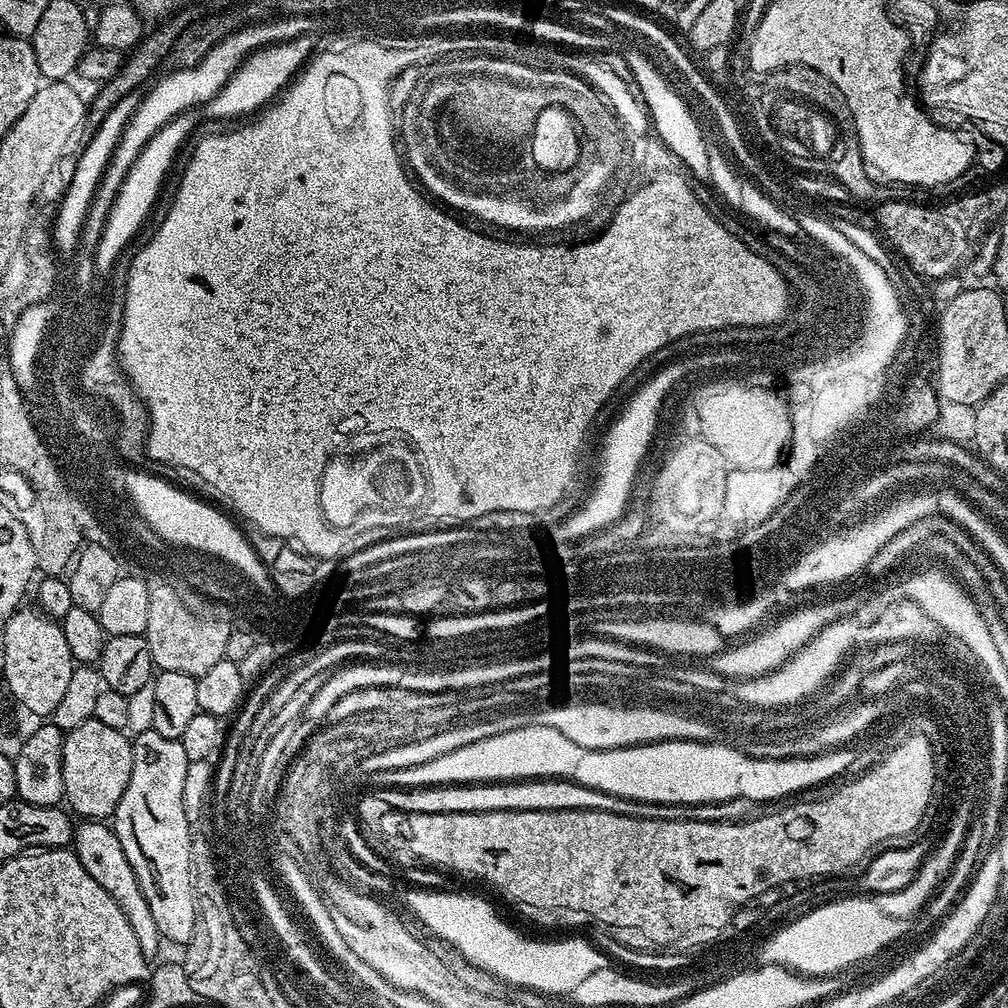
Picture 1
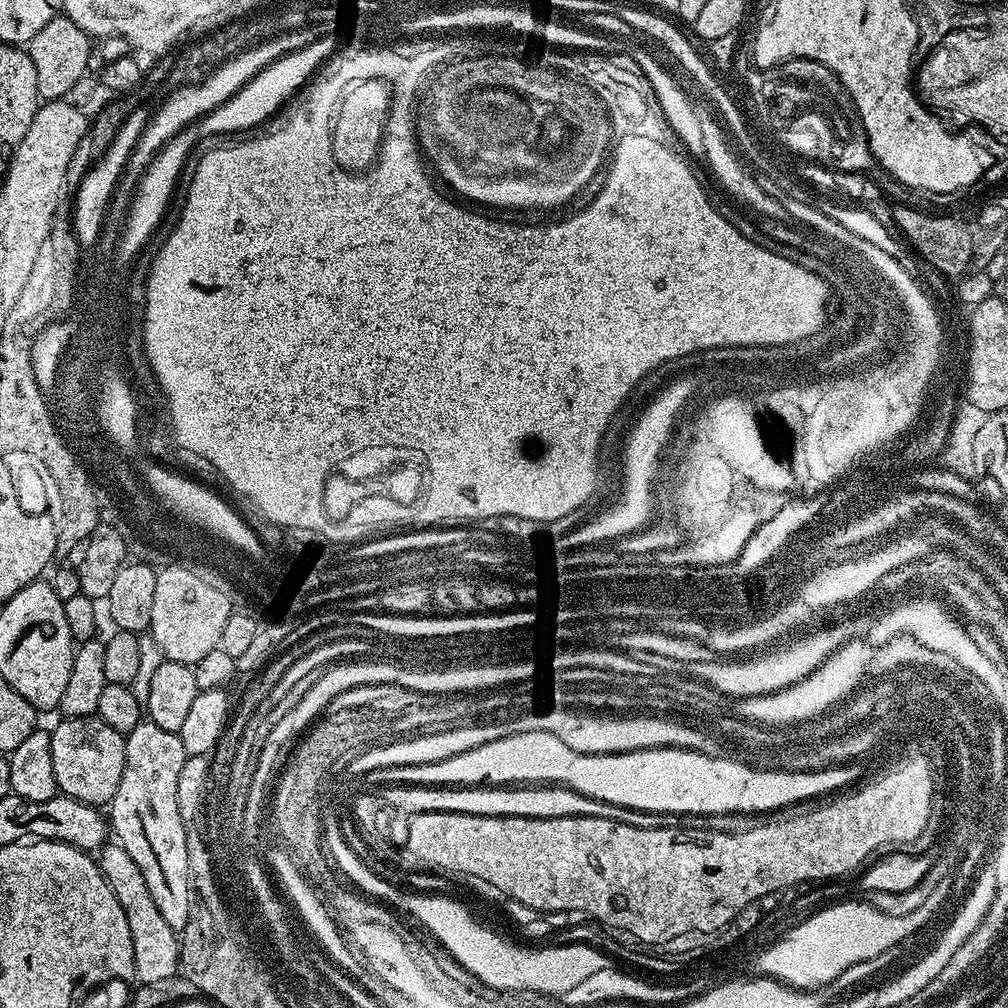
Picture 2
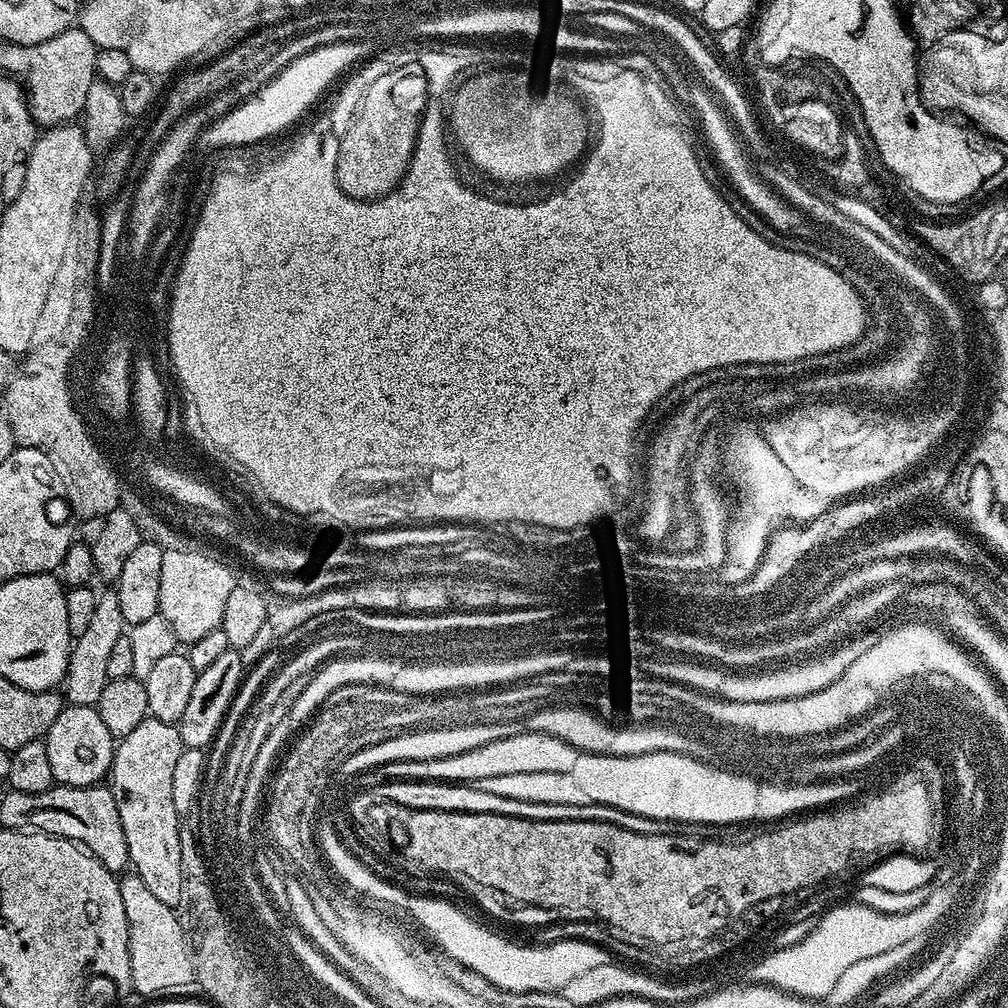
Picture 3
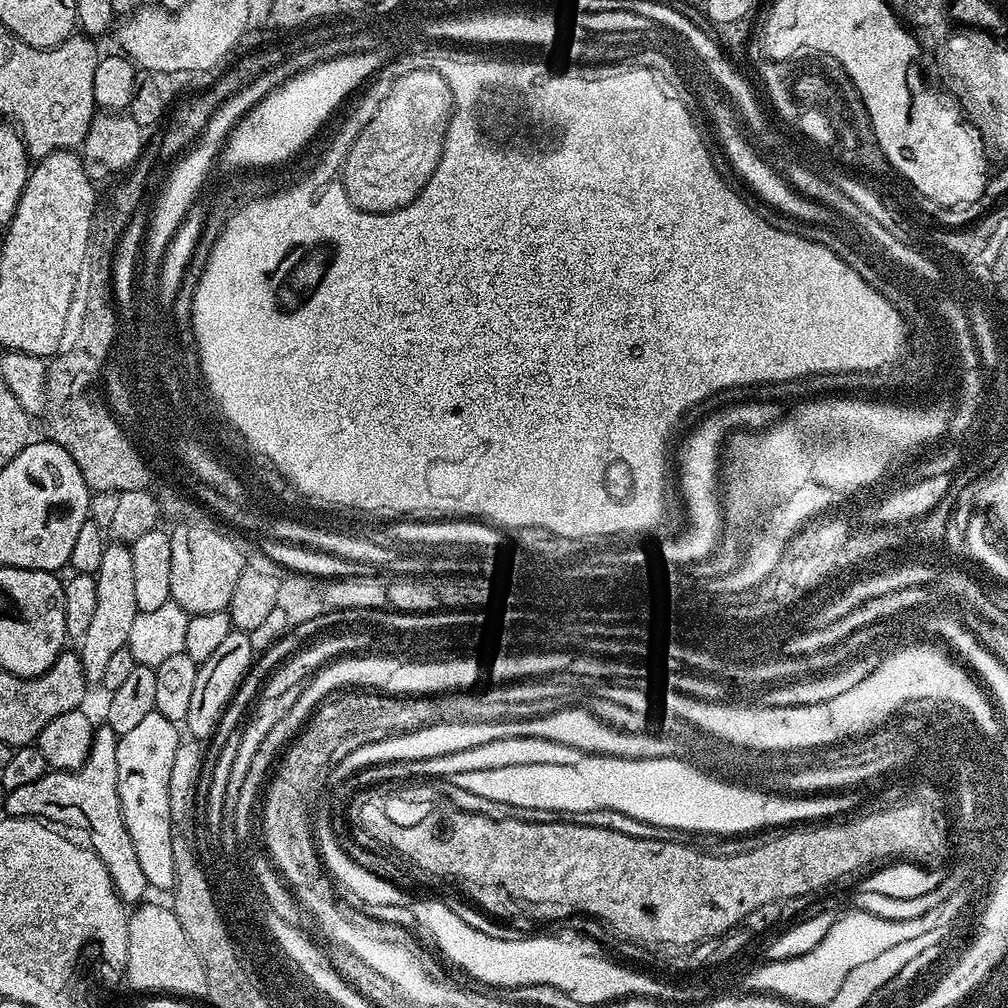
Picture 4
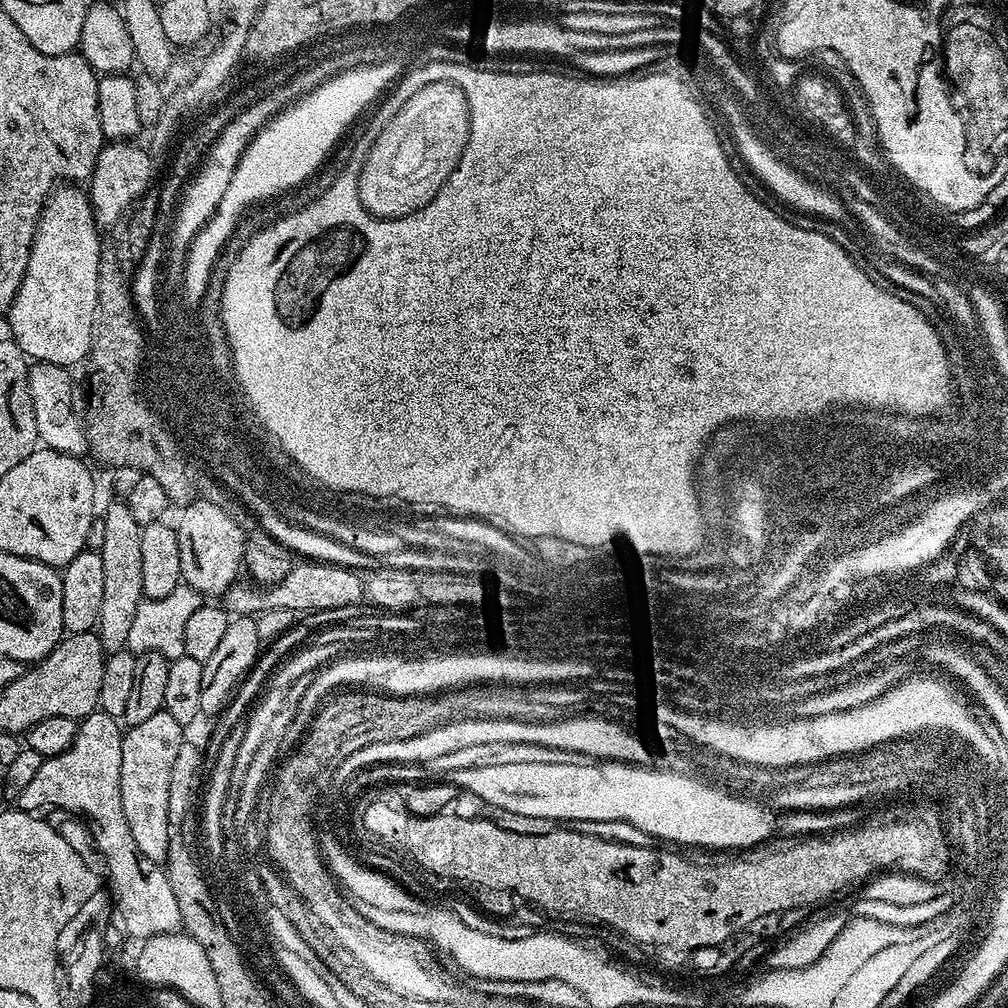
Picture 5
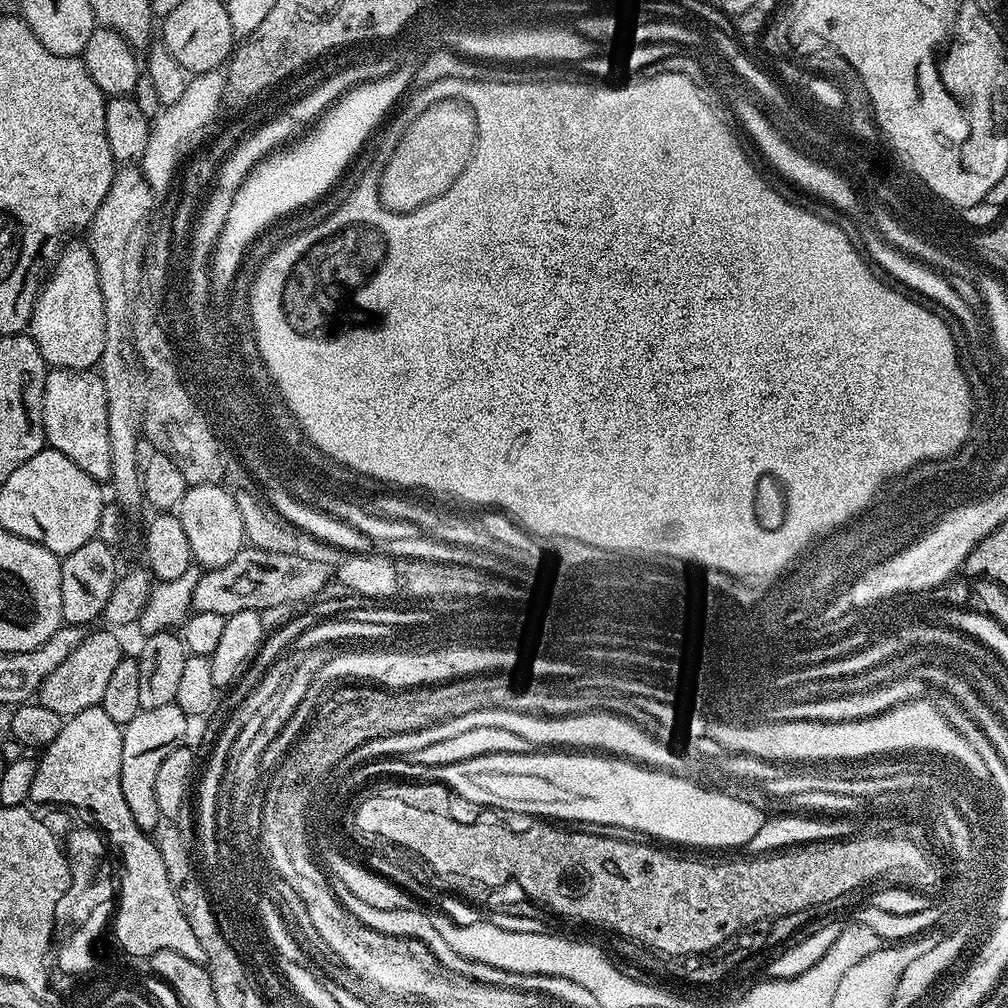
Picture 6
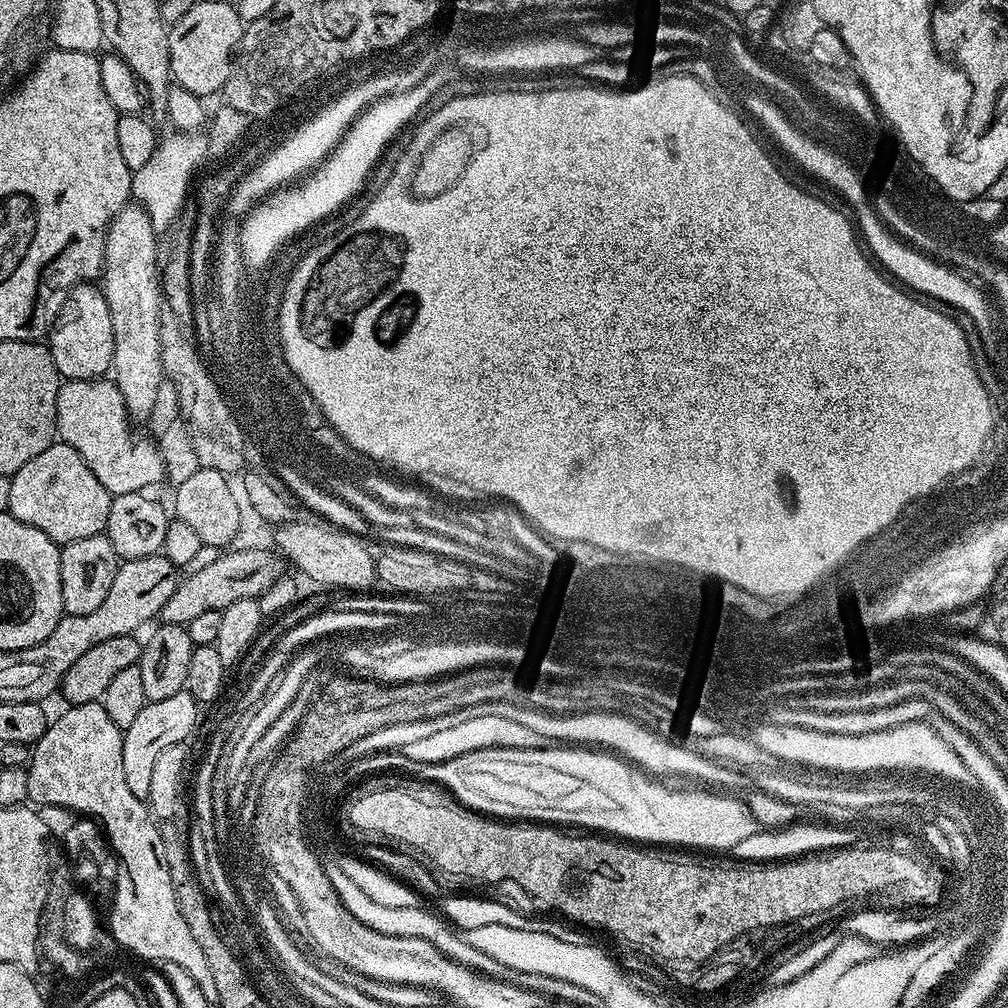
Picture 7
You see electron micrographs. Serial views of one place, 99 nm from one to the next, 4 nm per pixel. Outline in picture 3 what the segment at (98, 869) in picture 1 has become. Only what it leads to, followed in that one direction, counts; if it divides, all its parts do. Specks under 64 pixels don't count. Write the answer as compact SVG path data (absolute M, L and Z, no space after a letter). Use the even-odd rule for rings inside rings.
M124 874L119 877L119 881L128 923L131 991L141 992L145 998L156 998L161 995L162 989L169 985L192 984L192 953L188 946L185 925L176 912L177 909L160 901L138 875Z

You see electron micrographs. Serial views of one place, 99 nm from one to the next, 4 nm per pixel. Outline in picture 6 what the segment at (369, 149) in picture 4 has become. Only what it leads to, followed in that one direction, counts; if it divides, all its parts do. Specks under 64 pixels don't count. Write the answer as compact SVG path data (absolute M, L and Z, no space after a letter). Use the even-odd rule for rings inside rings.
M440 104L440 108L432 108L432 112L408 132L408 140L400 144L400 152L396 152L396 160L392 160L392 168L386 171L388 176L384 176L384 200L392 204L392 212L413 212L454 186L462 170L472 161L468 140L476 140L472 137L475 117L468 116L464 108Z

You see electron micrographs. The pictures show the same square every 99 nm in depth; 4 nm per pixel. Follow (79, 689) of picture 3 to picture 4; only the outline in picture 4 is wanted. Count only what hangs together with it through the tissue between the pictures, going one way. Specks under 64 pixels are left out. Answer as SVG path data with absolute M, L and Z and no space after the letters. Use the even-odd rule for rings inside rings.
M112 542L105 547L102 562L98 562L98 570L94 573L98 586L98 602L94 619L86 634L79 637L78 655L82 662L84 676L89 685L100 684L103 672L106 671L109 659L117 652L128 647L130 626L134 623L137 614L134 602L134 558L131 547L127 544Z

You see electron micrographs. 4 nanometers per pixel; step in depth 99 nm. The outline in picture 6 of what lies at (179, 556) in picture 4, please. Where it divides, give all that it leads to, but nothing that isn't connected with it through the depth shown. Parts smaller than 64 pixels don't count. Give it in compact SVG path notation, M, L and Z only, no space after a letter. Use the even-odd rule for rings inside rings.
M193 484L182 498L178 515L182 530L190 542L193 561L201 569L226 566L234 554L245 547L242 513L238 511L235 495L223 484Z

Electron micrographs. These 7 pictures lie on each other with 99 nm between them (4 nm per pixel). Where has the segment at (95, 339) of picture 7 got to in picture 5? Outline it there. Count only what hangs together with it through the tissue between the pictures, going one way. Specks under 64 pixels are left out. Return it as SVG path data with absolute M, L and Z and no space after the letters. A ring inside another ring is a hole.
M57 186L40 211L40 220L36 223L36 236L32 240L30 258L26 274L18 286L12 308L8 311L6 323L12 327L11 339L21 348L25 356L36 362L73 366L87 361L92 350L92 329L96 322L98 306L98 266L102 240L98 233L95 214L89 200L89 193L79 192L76 186Z

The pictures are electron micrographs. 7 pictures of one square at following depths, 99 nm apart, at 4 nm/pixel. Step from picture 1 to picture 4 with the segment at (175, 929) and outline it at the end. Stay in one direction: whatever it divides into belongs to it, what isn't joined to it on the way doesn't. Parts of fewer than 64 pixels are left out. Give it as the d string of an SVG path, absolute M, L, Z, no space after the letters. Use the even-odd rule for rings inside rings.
M151 712L142 718L142 722L133 726L127 734L122 734L116 742L118 754L118 798L122 806L122 818L126 822L126 830L130 830L130 842L134 842L134 850L138 853L138 863L142 865L142 874L146 874L149 885L153 889L171 889L175 885L174 850L170 850L172 836L172 807L170 806L170 770L174 765L174 754L182 739L182 732L170 718L162 718L162 714Z

